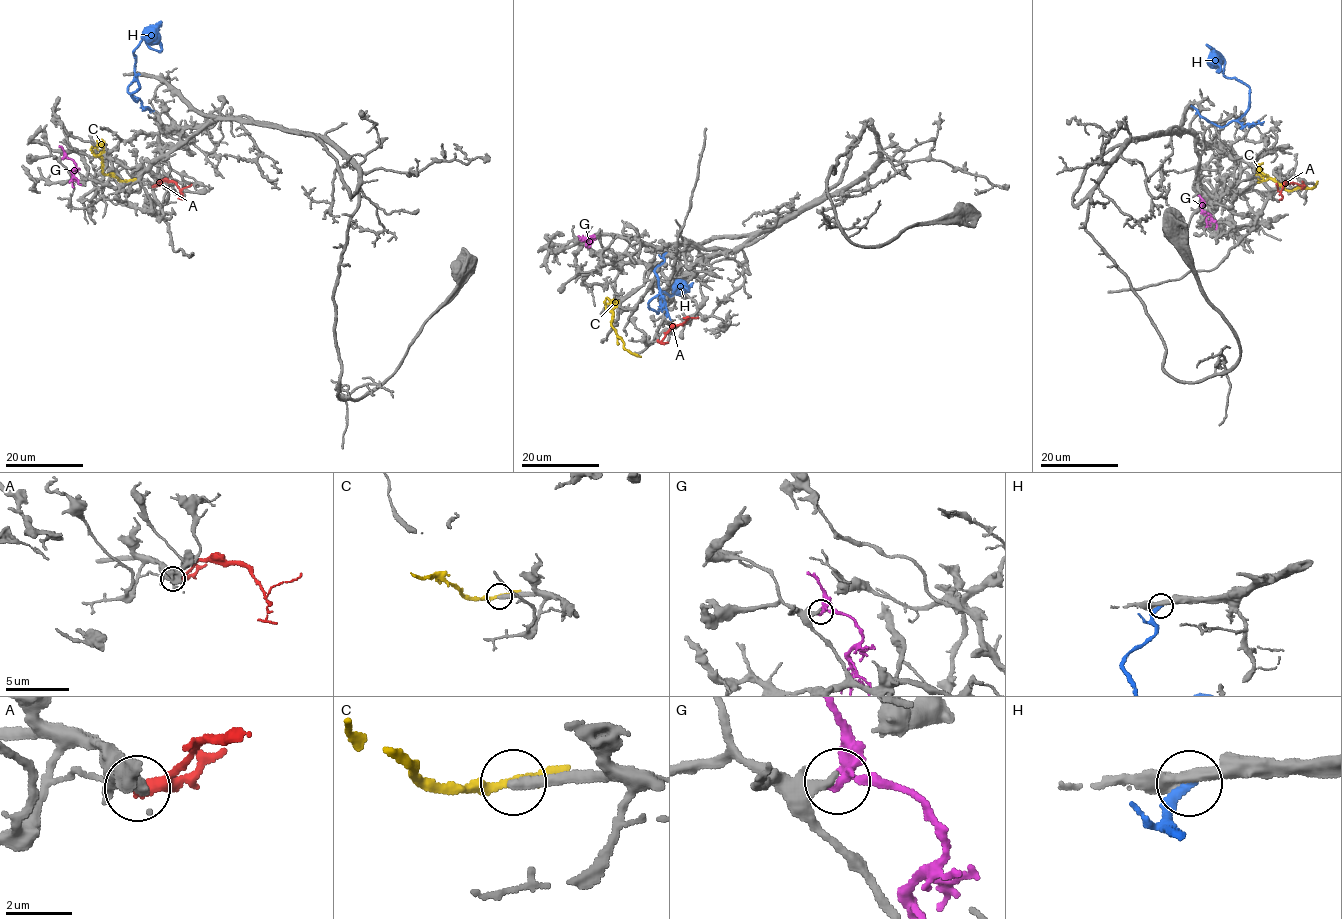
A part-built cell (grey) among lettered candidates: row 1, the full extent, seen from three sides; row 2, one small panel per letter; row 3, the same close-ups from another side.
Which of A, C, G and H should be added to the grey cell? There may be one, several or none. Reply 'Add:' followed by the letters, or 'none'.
Add: A

